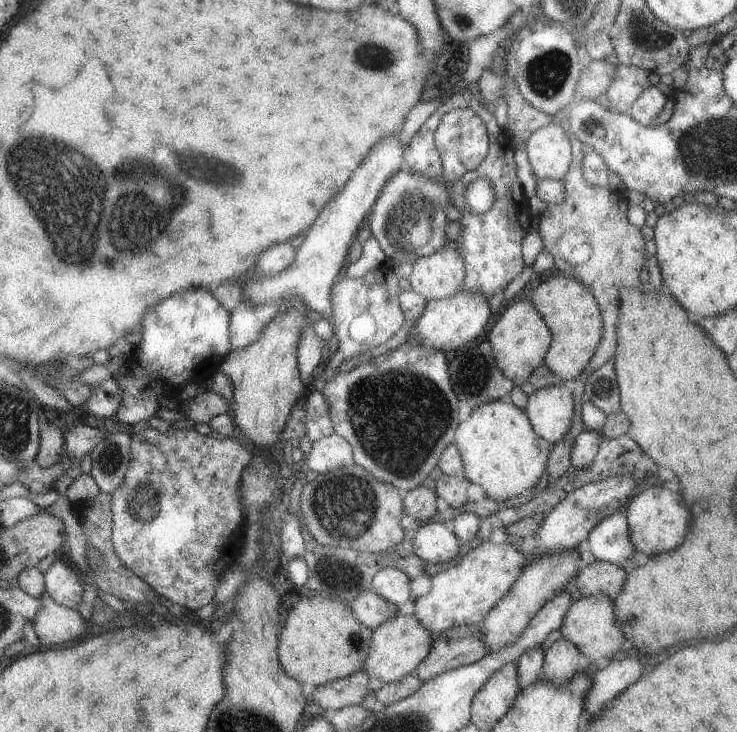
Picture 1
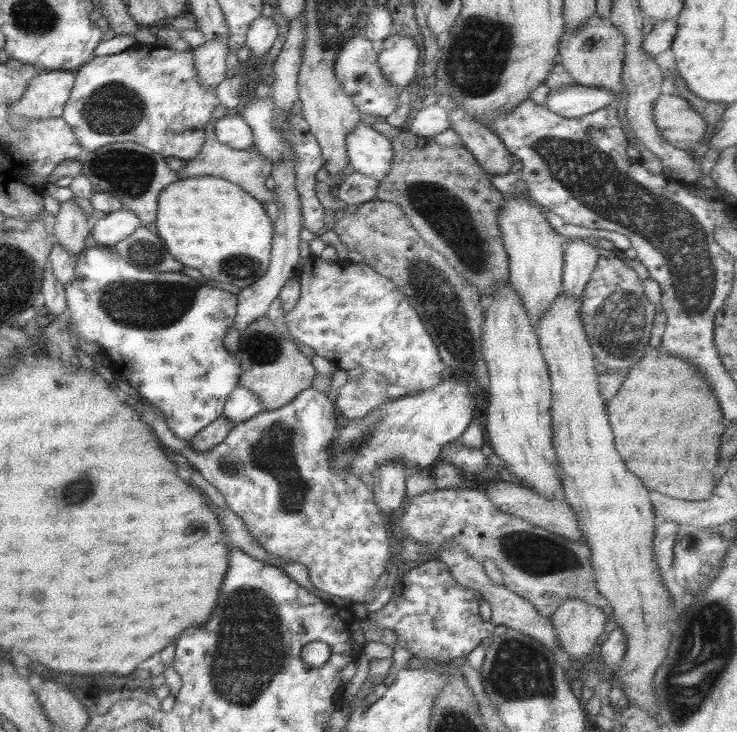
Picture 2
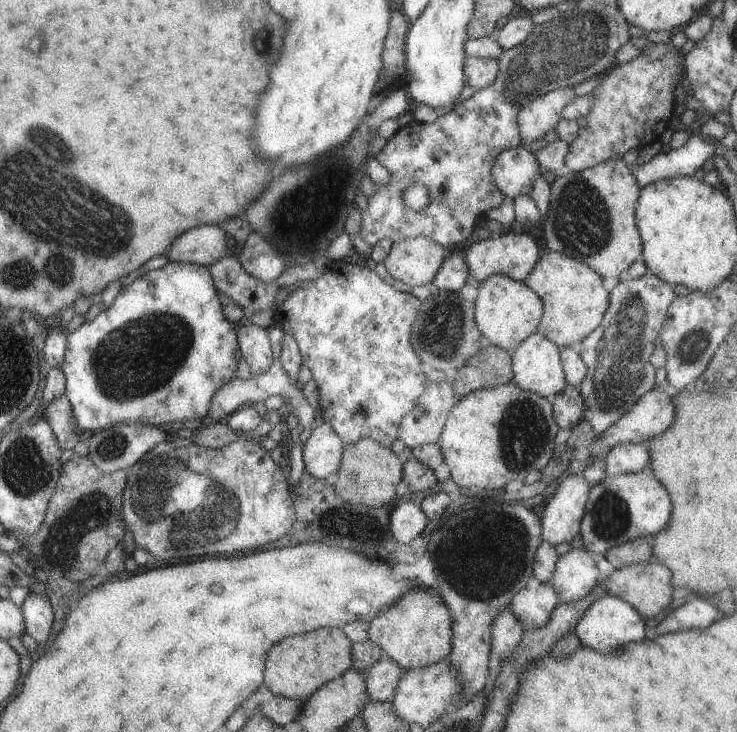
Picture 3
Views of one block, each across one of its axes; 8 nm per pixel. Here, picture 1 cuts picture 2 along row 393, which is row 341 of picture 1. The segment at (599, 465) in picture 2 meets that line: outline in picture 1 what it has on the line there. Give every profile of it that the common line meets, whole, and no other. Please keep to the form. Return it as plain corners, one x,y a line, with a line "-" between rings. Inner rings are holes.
559,273
537,283
529,297
537,314
550,330
550,343
542,364
561,380
572,381
587,368
602,335
600,310
593,295
570,274

